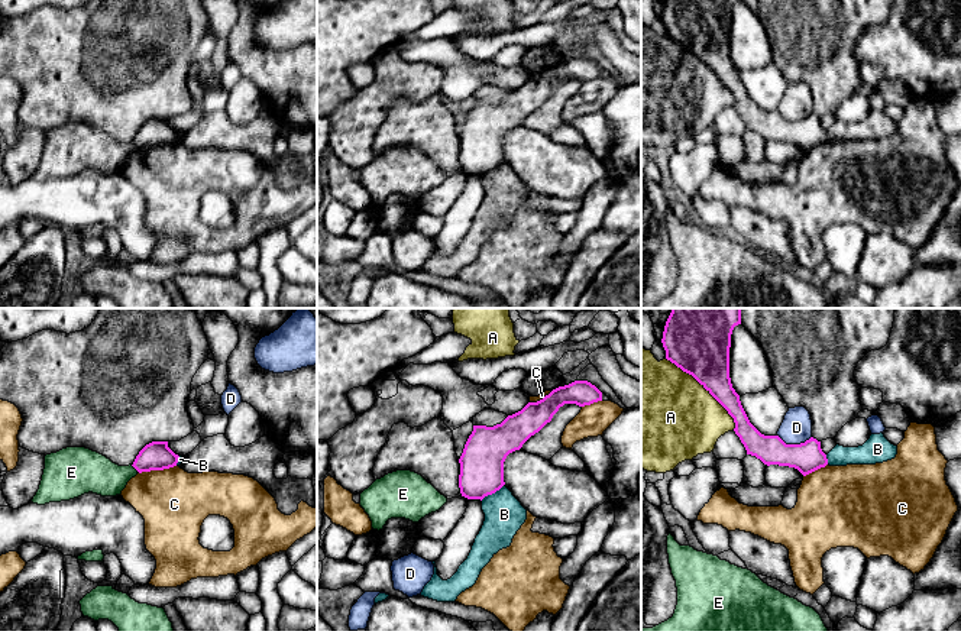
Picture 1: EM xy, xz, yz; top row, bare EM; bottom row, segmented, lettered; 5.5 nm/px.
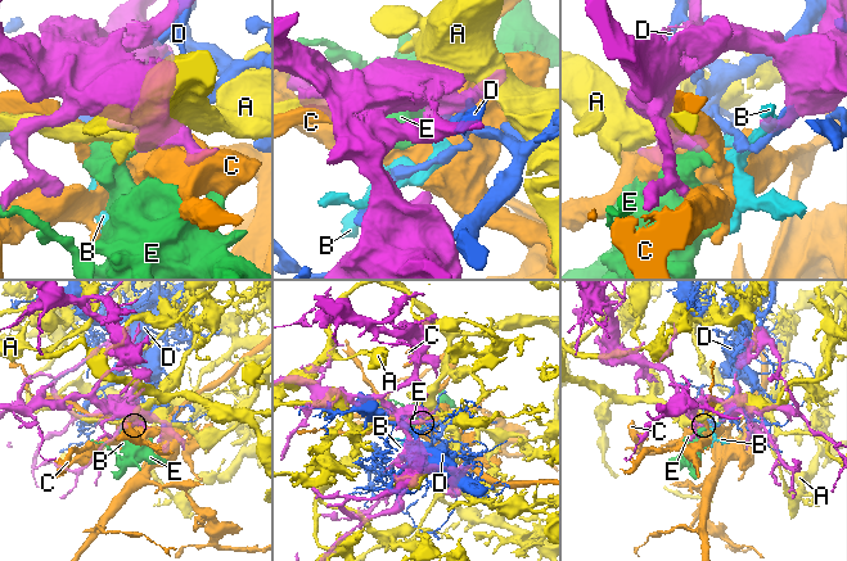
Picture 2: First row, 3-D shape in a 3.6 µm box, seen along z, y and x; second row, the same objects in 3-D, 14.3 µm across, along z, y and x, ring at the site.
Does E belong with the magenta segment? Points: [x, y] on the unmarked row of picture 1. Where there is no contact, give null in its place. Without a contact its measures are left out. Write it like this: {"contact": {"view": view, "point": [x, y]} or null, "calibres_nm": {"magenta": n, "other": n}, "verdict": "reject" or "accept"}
{"contact": {"view": "xy", "point": [135, 144]}, "calibres_nm": {"magenta": 160, "other": 220}, "verdict": "reject"}

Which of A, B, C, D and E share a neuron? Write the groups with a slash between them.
A / B E / C / D

